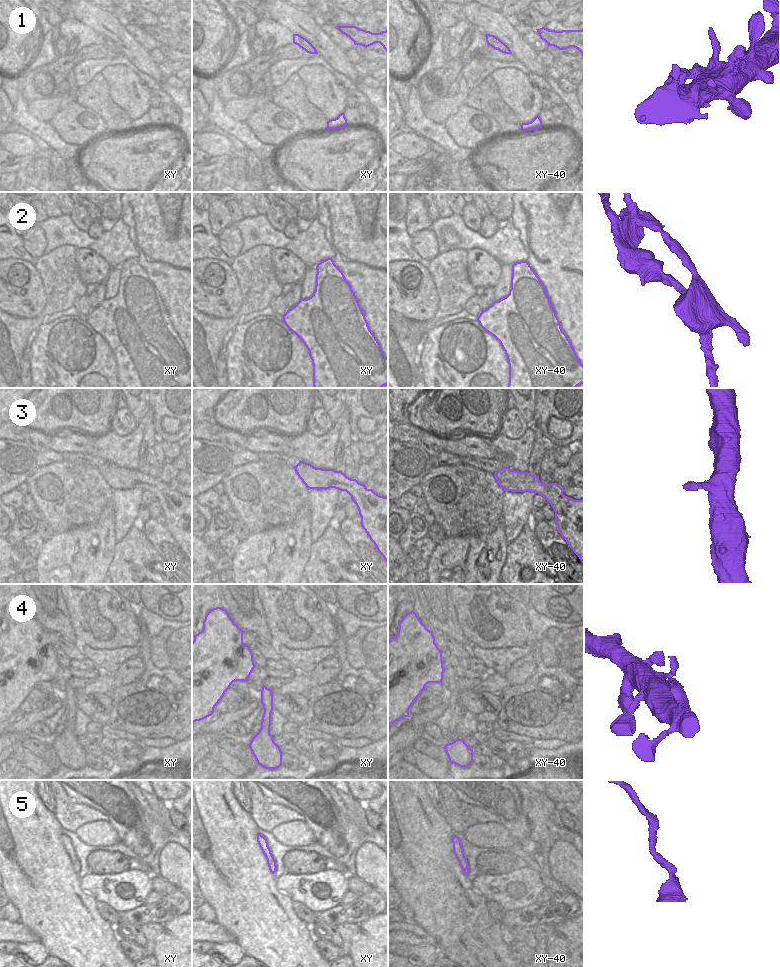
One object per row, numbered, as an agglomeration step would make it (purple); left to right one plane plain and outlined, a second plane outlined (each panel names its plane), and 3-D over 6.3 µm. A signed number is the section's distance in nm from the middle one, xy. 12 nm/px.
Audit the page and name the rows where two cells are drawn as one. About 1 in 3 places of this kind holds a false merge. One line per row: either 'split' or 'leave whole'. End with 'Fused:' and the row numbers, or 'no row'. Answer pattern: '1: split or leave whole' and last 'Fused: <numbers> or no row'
1: leave whole
2: split
3: leave whole
4: leave whole
5: leave whole
Fused: 2

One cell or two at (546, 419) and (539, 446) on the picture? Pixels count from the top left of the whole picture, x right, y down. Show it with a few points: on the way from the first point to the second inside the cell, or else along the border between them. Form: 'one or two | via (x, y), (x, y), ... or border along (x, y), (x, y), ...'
two | border along (535, 425), (541, 431), (543, 437)

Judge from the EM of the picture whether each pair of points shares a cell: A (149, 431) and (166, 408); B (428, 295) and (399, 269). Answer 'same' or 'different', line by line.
A: different
B: same

